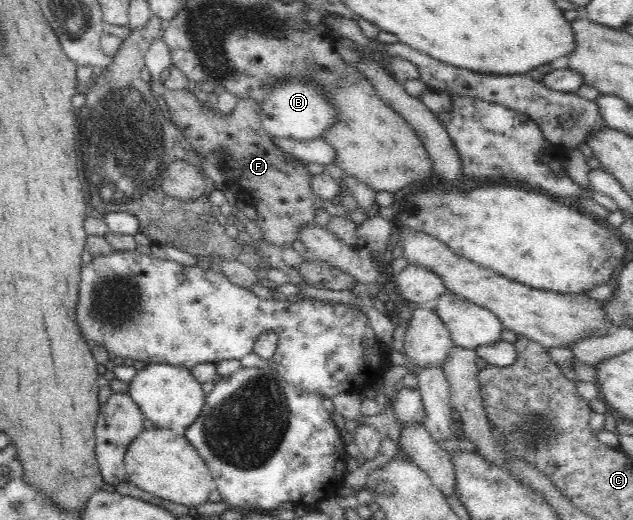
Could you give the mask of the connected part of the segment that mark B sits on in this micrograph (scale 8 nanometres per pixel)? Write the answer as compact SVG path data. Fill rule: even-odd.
M294 80L276 86L267 97L265 104L260 104L260 119L263 128L271 137L281 137L302 141L320 138L320 133L332 125L334 108L328 106L326 98L318 92L316 86L304 80Z

